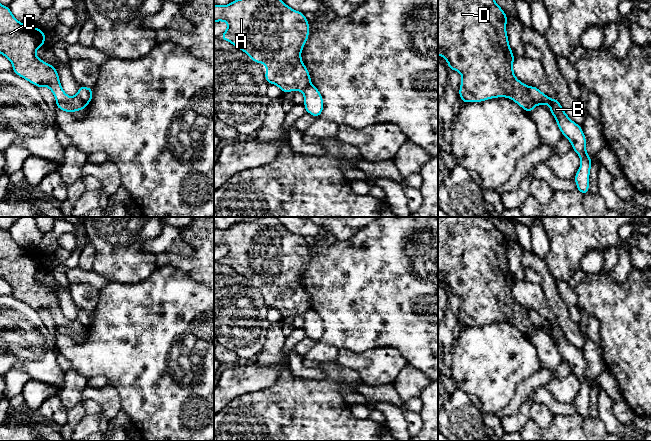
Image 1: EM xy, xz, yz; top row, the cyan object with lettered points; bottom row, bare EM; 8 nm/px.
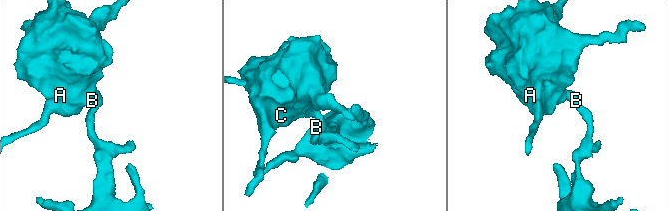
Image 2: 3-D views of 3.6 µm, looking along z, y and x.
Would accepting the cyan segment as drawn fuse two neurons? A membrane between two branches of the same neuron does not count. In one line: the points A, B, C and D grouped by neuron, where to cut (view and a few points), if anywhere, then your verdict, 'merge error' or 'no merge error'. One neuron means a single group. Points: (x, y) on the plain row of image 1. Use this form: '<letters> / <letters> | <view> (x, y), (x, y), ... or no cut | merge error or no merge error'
A C D / B | yz (528, 311), (530, 321), (536, 328) | merge error

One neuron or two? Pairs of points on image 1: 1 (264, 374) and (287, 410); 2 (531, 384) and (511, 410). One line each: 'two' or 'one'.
1: two
2: one

